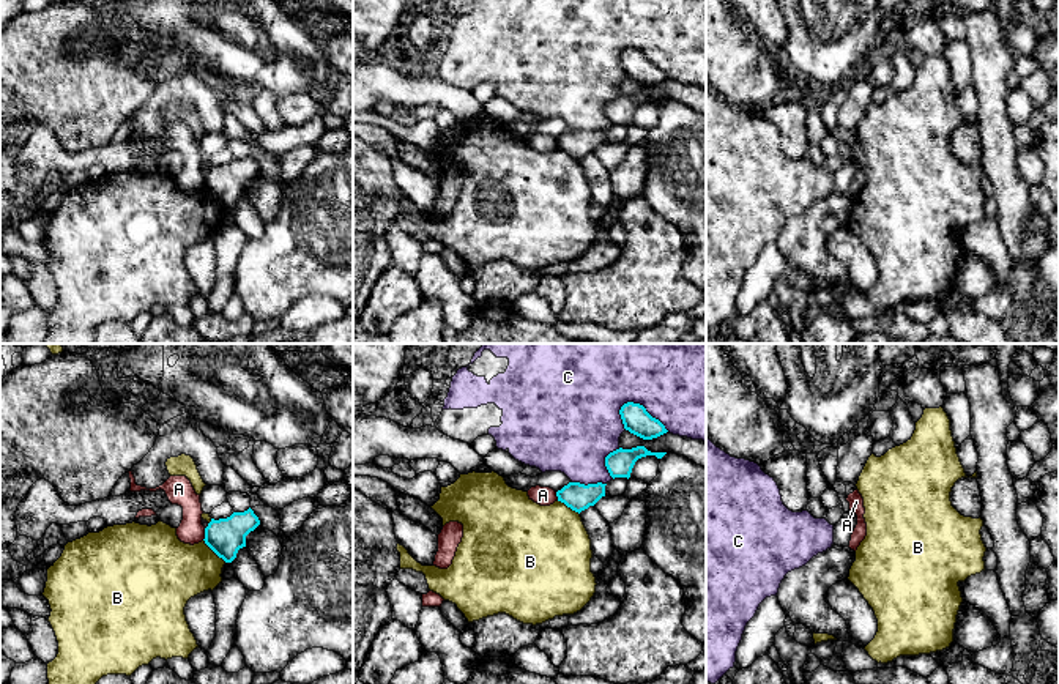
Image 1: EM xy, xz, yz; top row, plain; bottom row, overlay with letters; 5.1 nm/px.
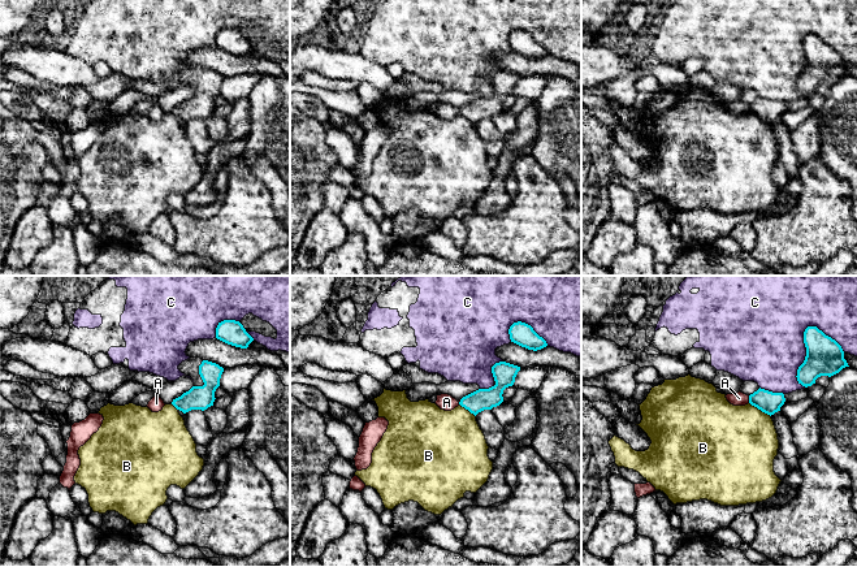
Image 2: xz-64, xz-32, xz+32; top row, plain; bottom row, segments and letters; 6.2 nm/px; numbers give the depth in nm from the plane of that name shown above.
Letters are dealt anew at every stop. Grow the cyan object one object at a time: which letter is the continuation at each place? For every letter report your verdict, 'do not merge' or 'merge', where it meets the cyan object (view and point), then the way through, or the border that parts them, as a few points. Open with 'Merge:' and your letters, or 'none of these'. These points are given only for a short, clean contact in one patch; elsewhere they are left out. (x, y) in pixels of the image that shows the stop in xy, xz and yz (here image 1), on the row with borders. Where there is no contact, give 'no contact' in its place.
Merge: none of these
A: do not merge; meets cyan in xy at (205, 535); border along xy (205, 528), (202, 539)
B: do not merge; meets cyan in xy at (215, 552); border along xy (204, 539), (226, 561)
C: do not merge; meets cyan in xz at (643, 407)

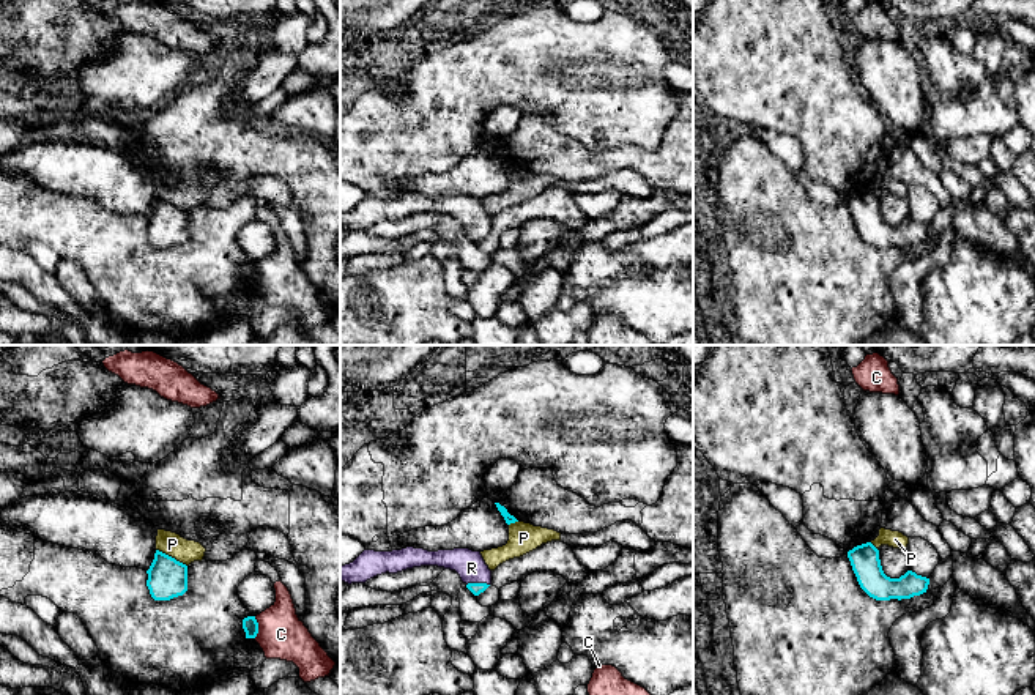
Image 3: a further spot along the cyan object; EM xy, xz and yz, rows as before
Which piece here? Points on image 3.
Merge: R
C: do not merge; meets cyan in xy at (257, 628)
P: do not merge; meets cyan in xy at (170, 557)
R: merge; meets cyan in xz at (478, 583); runs through xz (476, 588), (478, 583), (478, 576), (471, 568)

